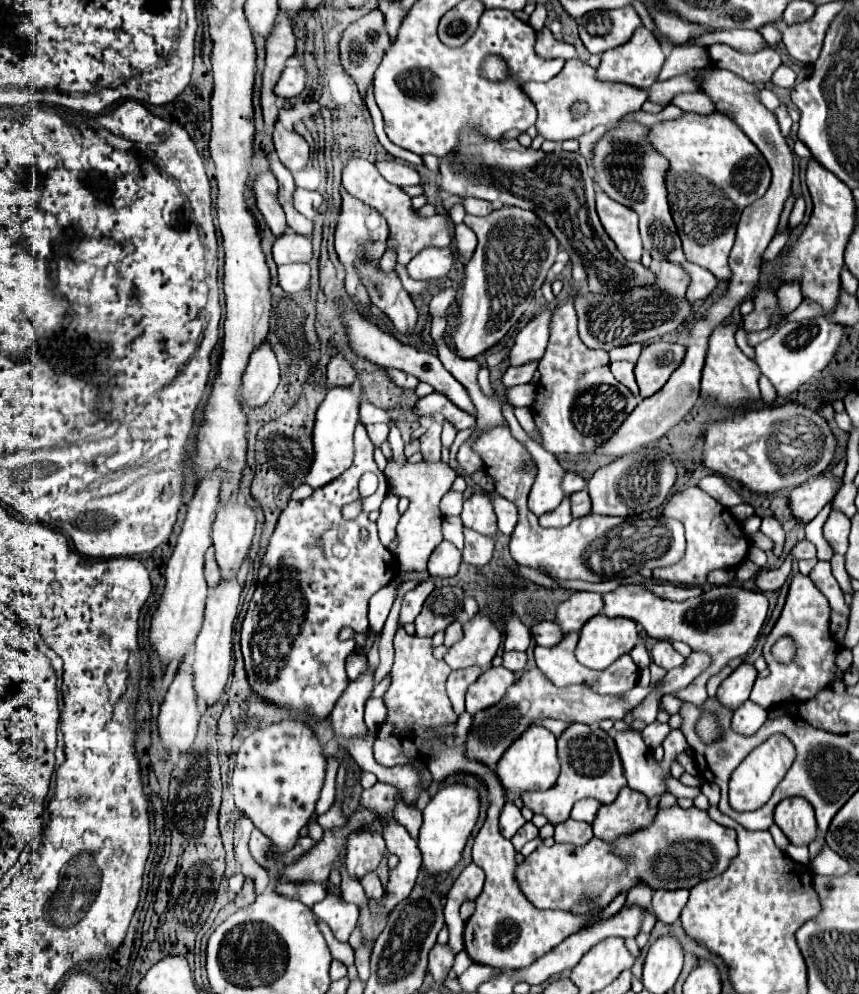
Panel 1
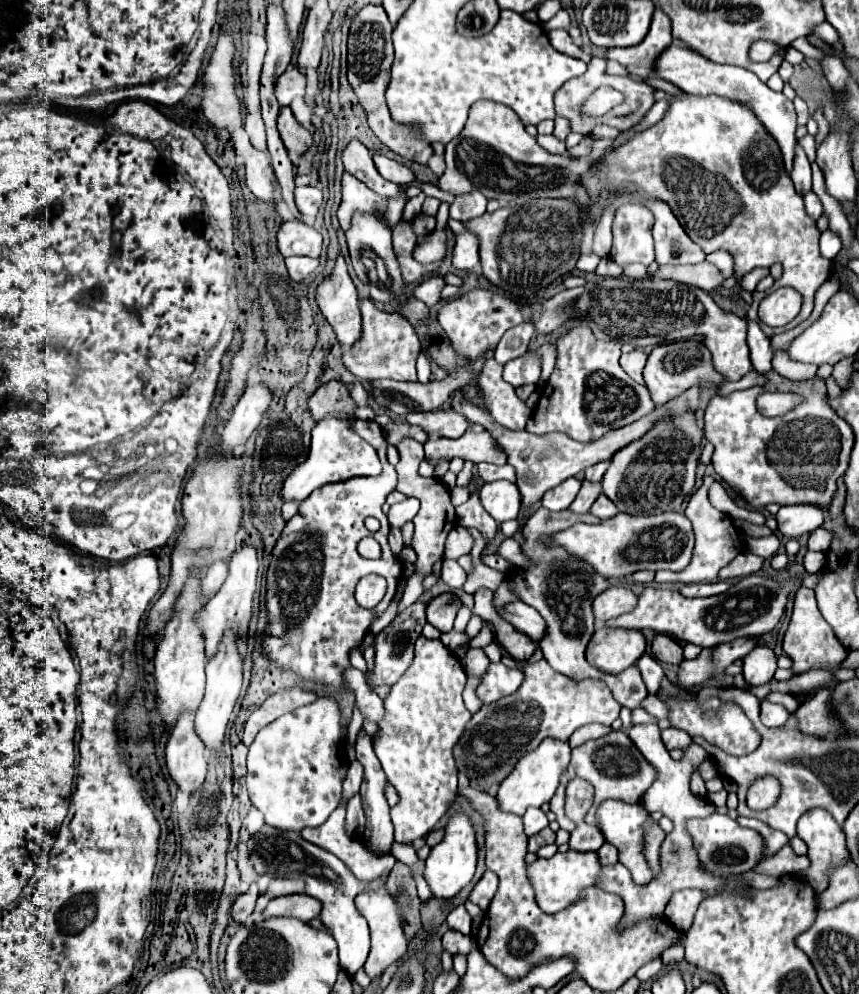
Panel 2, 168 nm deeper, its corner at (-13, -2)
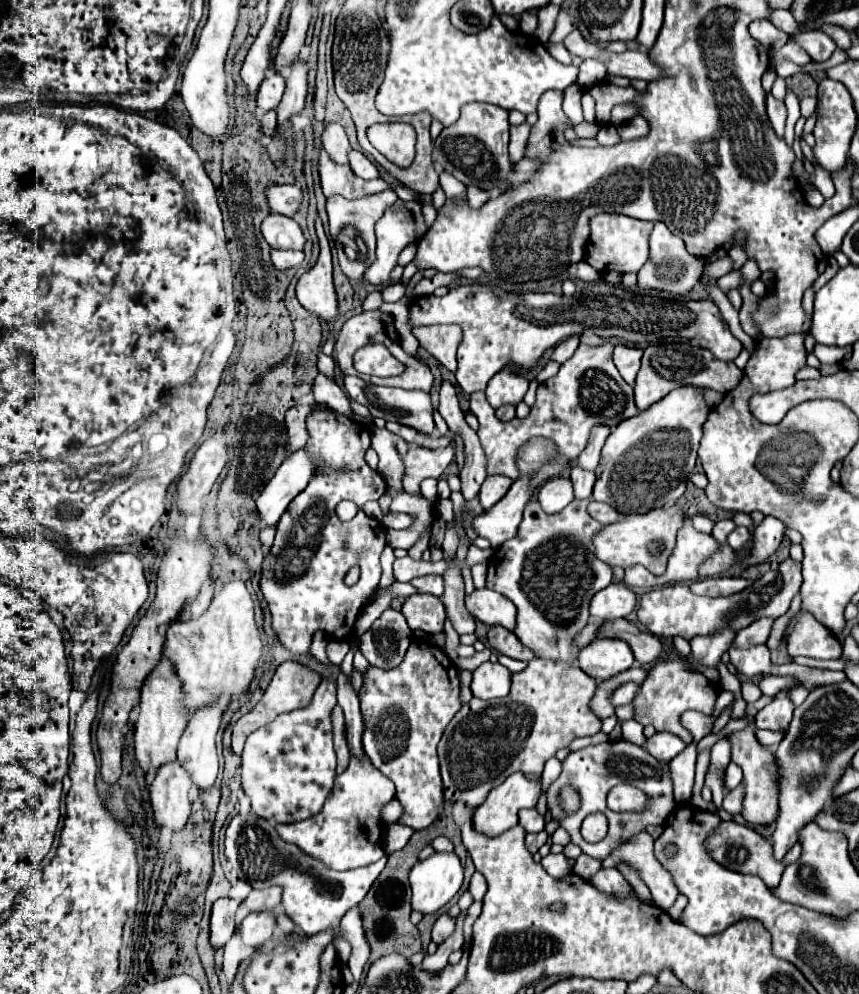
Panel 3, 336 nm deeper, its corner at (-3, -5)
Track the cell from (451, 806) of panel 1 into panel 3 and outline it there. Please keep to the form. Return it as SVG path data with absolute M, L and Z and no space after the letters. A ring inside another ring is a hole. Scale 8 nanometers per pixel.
M434 853L426 861L418 861L410 871L412 911L436 913L460 891L462 875L456 853Z

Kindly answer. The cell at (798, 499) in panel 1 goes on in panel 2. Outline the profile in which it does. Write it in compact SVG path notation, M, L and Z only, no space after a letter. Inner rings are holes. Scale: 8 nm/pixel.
M810 504L782 506L776 514L776 520L778 520L778 530L784 536L798 538L822 526L824 510L820 506L810 506Z

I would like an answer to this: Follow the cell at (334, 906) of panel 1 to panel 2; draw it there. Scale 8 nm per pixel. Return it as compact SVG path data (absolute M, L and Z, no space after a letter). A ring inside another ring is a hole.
M264 826L260 834L250 838L250 850L264 860L264 870L268 874L280 878L302 878L306 882L306 894L322 902L320 920L338 942L340 968L348 974L354 974L358 968L362 968L370 950L366 918L362 918L362 914L354 906L356 894L362 892L362 882L354 878L354 874L344 866L344 862L328 850L306 842L304 838L300 838L298 832L282 832L272 826Z

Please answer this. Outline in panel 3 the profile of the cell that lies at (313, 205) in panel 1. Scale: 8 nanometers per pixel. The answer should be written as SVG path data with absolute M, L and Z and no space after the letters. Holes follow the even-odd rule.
M272 185L266 189L266 199L270 209L274 209L274 213L292 217L300 203L302 203L302 191L296 185Z

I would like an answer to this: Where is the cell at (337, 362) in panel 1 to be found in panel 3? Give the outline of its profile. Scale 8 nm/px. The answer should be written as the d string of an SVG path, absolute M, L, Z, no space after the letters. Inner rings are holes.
M296 405L286 411L284 425L288 429L288 449L286 453L294 453L296 449L302 449L308 441L308 431L306 431L306 415L312 411L312 405Z

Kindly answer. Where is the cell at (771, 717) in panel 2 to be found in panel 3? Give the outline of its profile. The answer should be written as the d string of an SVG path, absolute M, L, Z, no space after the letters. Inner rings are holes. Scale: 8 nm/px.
M782 689L776 693L770 705L758 711L754 723L758 729L770 729L770 731L784 729L786 731L792 721L792 711L794 711L794 703L790 701L790 689Z

